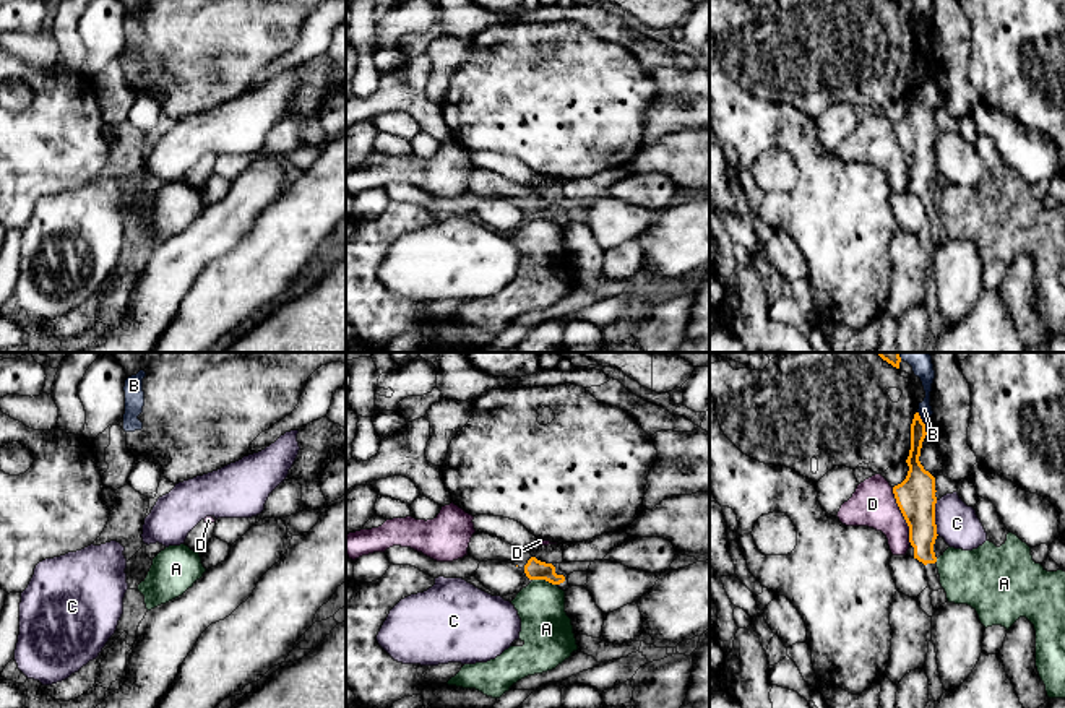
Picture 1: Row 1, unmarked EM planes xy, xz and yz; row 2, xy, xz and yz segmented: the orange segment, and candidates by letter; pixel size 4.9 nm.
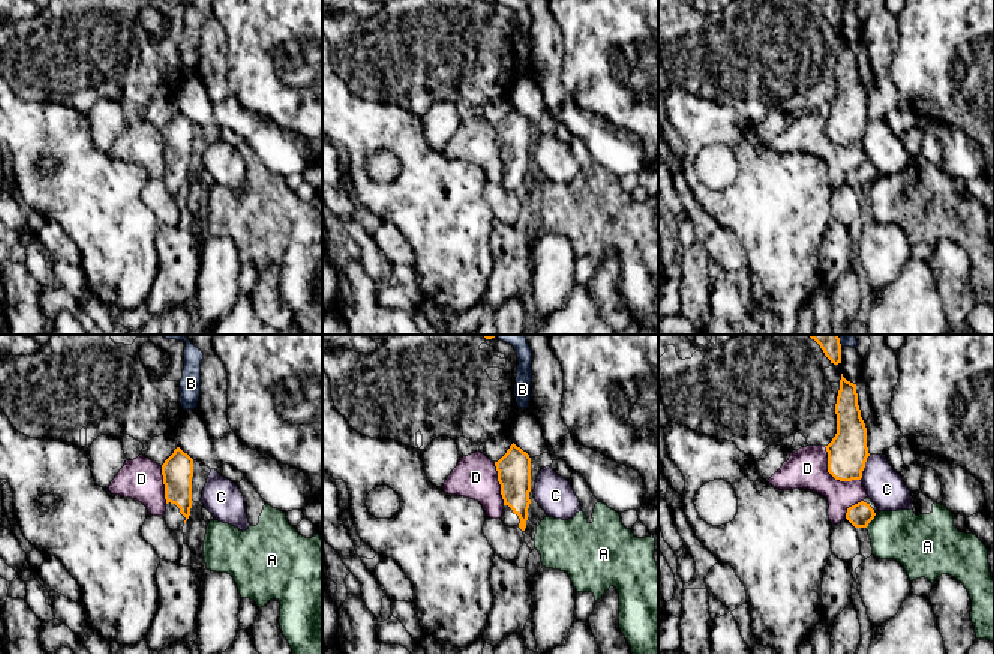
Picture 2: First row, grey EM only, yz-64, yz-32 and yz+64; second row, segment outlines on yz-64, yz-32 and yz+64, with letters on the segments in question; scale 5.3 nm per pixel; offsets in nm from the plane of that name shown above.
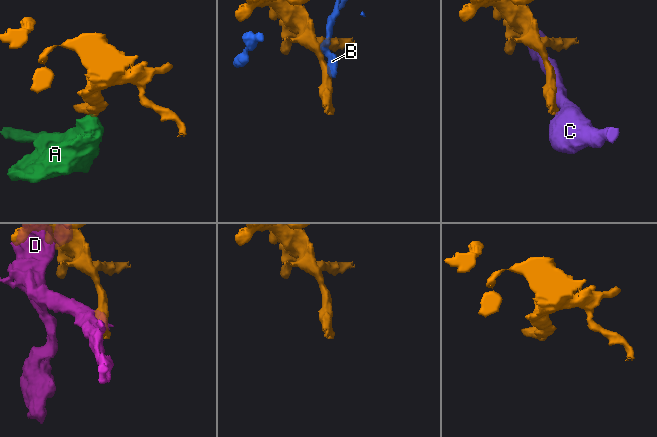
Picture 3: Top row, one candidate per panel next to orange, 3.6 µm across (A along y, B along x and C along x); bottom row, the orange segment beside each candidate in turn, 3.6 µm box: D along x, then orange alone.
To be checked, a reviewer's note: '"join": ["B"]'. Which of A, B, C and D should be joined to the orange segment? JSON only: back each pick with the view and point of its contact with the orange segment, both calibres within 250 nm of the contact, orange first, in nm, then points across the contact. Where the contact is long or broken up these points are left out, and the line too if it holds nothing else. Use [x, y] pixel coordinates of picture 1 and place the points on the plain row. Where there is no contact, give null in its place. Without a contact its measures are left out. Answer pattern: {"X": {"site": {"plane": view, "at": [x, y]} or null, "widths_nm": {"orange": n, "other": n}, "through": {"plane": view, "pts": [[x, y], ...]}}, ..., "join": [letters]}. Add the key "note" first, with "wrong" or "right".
{"note": "wrong", "join": []}

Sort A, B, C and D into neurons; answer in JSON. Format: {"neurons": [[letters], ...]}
{"neurons": [["A"], ["B"], ["C"], ["D"]]}

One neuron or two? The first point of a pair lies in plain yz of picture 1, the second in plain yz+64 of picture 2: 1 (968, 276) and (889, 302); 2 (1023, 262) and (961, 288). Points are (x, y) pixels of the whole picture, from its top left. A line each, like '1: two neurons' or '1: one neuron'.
1: two neurons
2: one neuron

